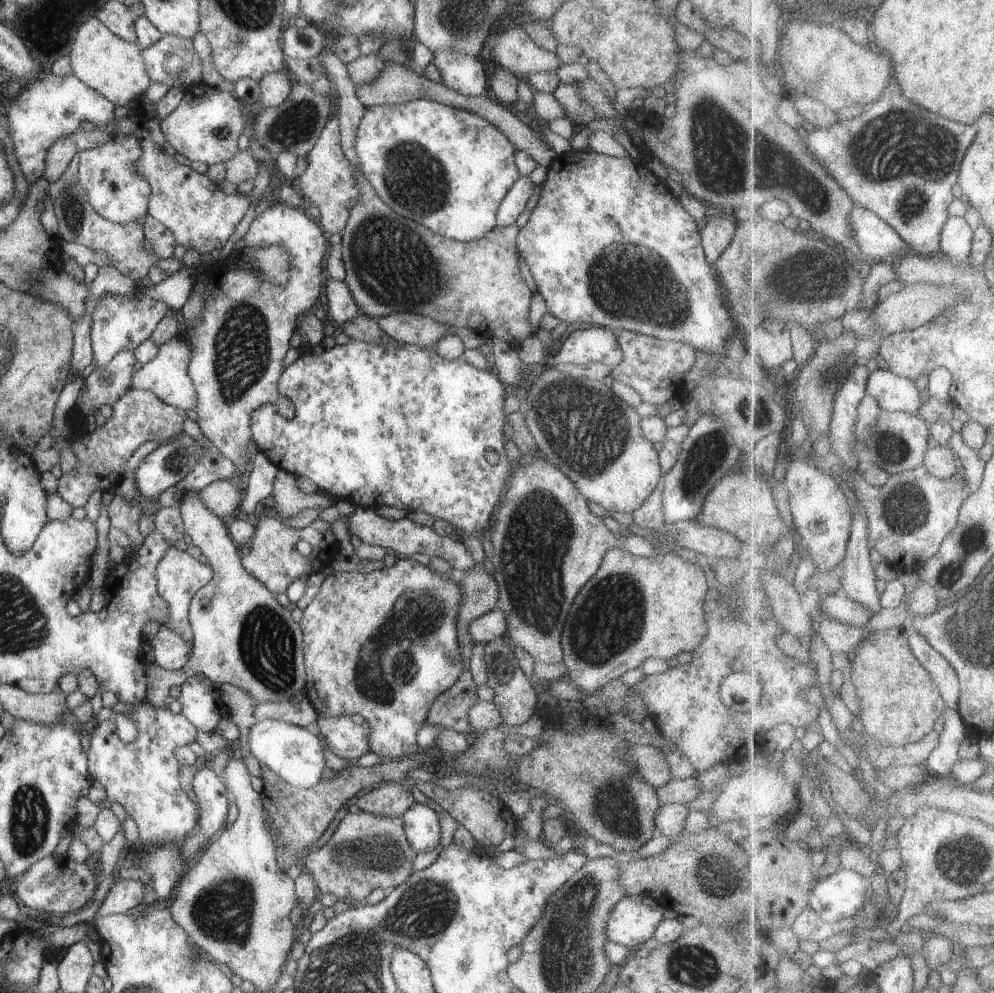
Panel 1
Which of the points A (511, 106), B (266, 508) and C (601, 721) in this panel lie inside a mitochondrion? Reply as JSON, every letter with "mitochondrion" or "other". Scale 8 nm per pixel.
{"A":"other","B":"other","C":"other"}

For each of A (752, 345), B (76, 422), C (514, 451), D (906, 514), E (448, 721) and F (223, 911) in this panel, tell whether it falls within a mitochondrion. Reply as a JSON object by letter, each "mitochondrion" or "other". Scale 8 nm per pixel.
{"A":"other","B":"other","C":"other","D":"mitochondrion","E":"other","F":"mitochondrion"}

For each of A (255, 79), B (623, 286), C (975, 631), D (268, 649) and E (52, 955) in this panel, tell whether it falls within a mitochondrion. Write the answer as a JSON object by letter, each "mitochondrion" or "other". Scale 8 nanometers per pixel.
{"A":"other","B":"mitochondrion","C":"mitochondrion","D":"mitochondrion","E":"other"}

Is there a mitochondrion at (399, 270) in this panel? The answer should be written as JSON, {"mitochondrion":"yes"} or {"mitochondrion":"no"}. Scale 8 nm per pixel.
{"mitochondrion":"yes"}

